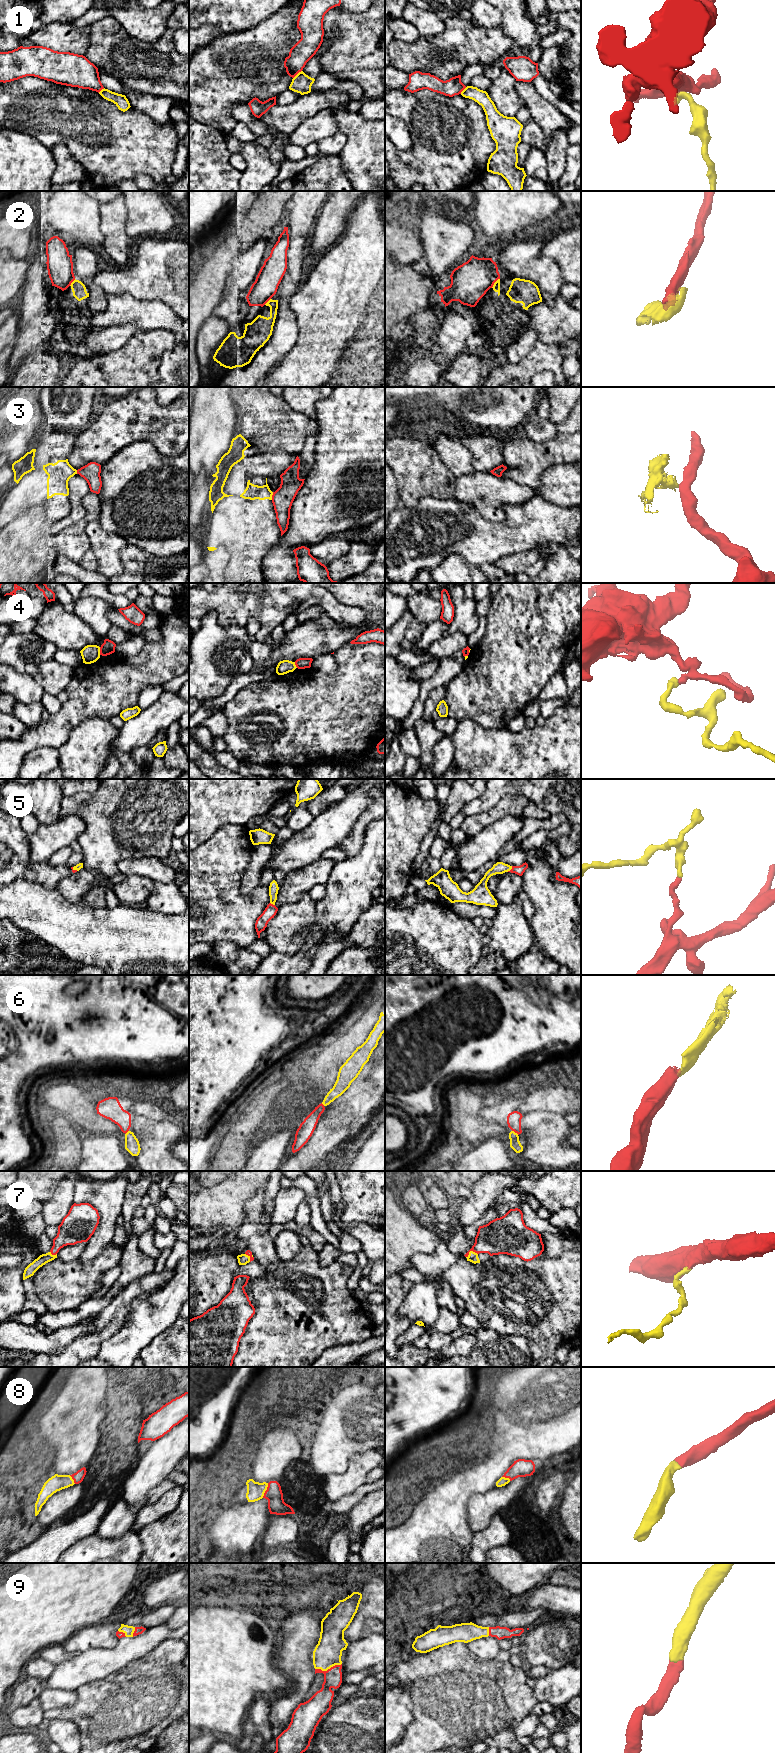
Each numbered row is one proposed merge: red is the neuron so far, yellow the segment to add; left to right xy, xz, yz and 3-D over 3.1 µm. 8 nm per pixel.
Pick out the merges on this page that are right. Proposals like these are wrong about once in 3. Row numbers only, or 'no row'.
5, 6, 7, 8, 9

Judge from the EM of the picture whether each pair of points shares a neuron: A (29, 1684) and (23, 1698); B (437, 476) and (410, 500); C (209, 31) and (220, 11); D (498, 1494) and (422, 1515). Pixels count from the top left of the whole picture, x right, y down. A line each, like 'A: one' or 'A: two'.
A: one
B: one
C: two
D: two

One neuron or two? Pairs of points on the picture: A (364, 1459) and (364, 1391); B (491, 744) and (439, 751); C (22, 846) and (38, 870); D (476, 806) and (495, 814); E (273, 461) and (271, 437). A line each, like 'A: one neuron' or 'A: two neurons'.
A: two neurons
B: two neurons
C: one neuron
D: two neurons
E: two neurons

